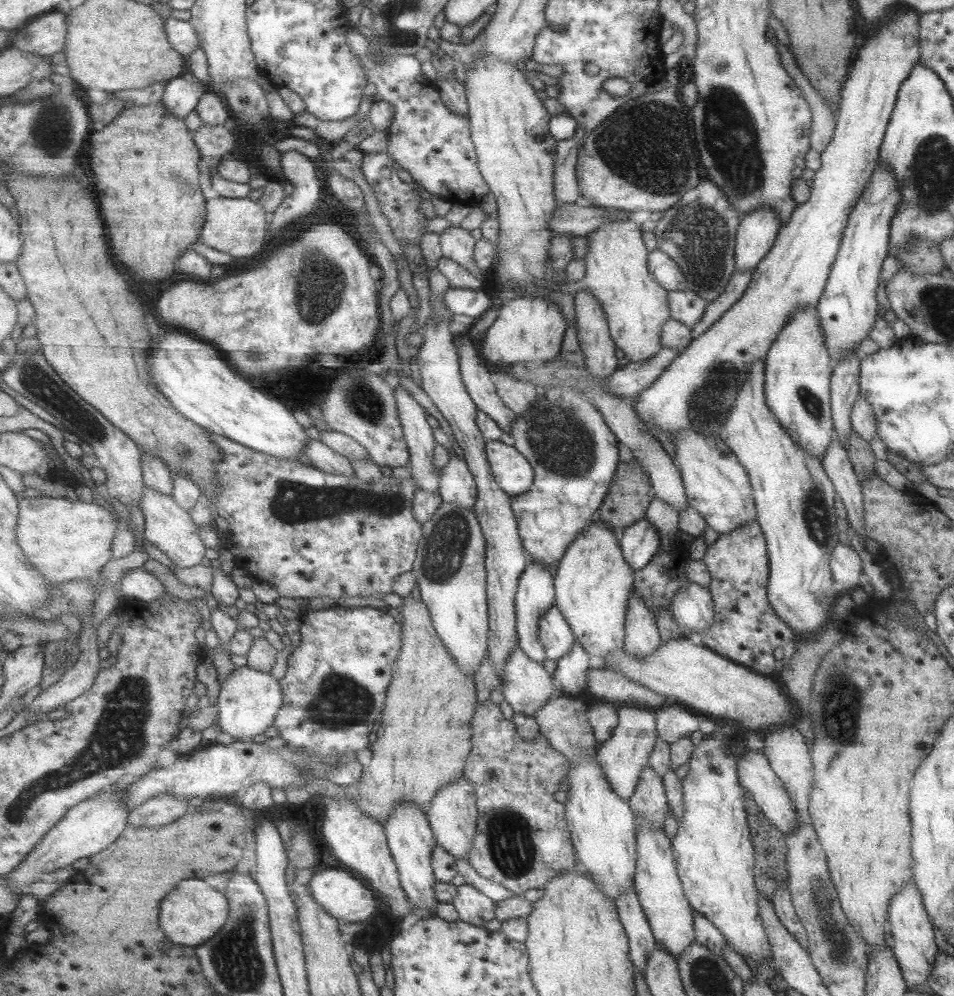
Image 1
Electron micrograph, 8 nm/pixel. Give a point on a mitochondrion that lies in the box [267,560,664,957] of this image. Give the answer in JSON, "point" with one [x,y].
{"point":[509,840]}

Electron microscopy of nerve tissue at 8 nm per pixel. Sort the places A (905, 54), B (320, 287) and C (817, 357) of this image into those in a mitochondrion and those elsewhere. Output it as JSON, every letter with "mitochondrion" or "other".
{"A":"other","B":"mitochondrion","C":"other"}

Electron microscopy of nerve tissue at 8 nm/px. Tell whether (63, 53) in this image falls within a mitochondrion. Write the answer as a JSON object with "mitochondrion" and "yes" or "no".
{"mitochondrion":"no"}

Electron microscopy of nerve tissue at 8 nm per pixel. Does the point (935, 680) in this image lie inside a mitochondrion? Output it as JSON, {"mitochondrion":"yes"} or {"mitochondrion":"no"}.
{"mitochondrion":"no"}

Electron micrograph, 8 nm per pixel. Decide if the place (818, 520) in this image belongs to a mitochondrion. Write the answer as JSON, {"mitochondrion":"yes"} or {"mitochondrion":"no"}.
{"mitochondrion":"yes"}

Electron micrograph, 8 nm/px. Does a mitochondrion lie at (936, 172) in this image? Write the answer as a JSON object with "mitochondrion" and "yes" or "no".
{"mitochondrion":"yes"}

